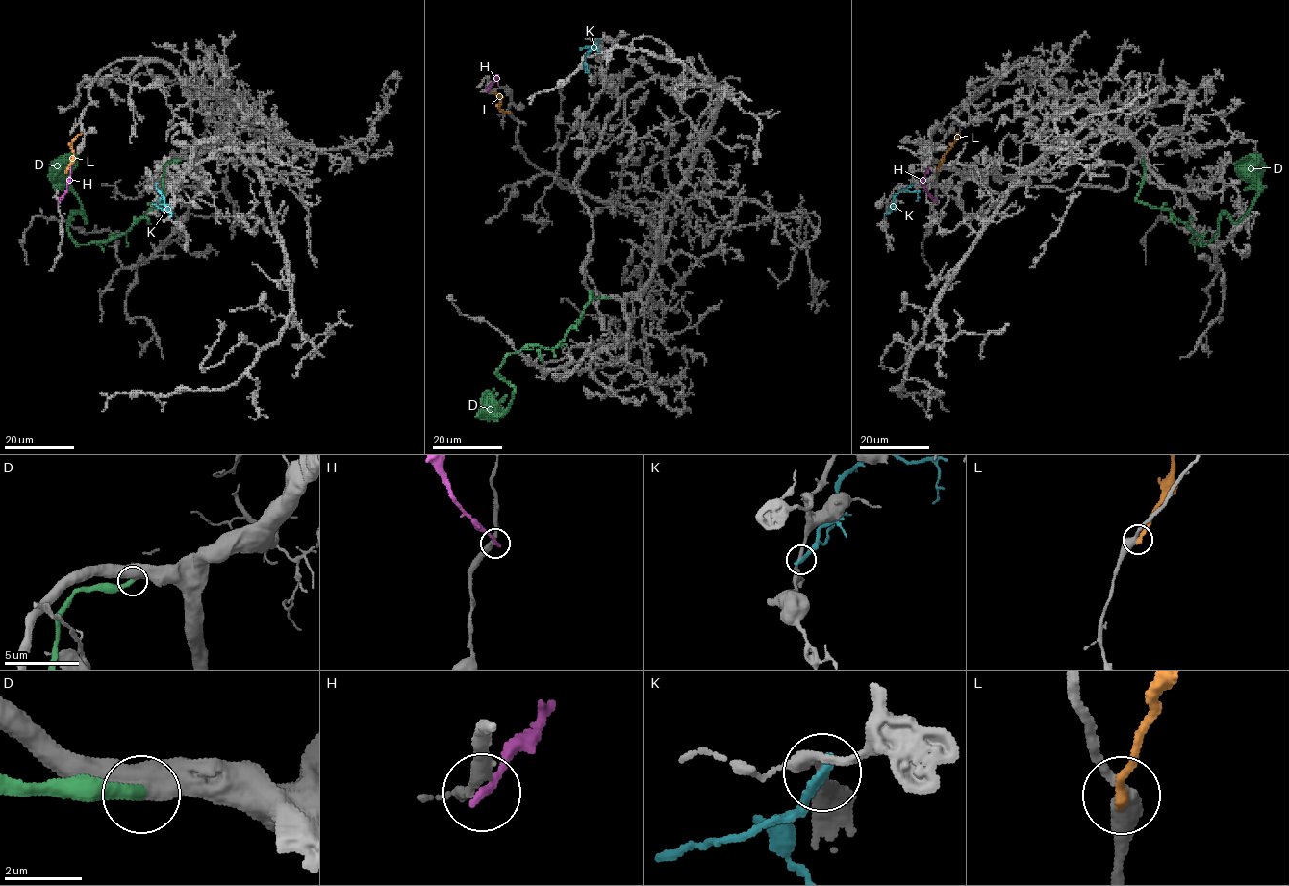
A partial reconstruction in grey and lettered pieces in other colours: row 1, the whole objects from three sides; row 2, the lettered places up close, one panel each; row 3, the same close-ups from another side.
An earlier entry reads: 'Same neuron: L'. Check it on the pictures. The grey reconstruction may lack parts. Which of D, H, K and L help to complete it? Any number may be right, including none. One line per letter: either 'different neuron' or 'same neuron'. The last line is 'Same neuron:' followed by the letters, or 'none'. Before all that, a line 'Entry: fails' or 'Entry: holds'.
Entry: fails
D: same neuron
H: different neuron
K: different neuron
L: different neuron
Same neuron: D

